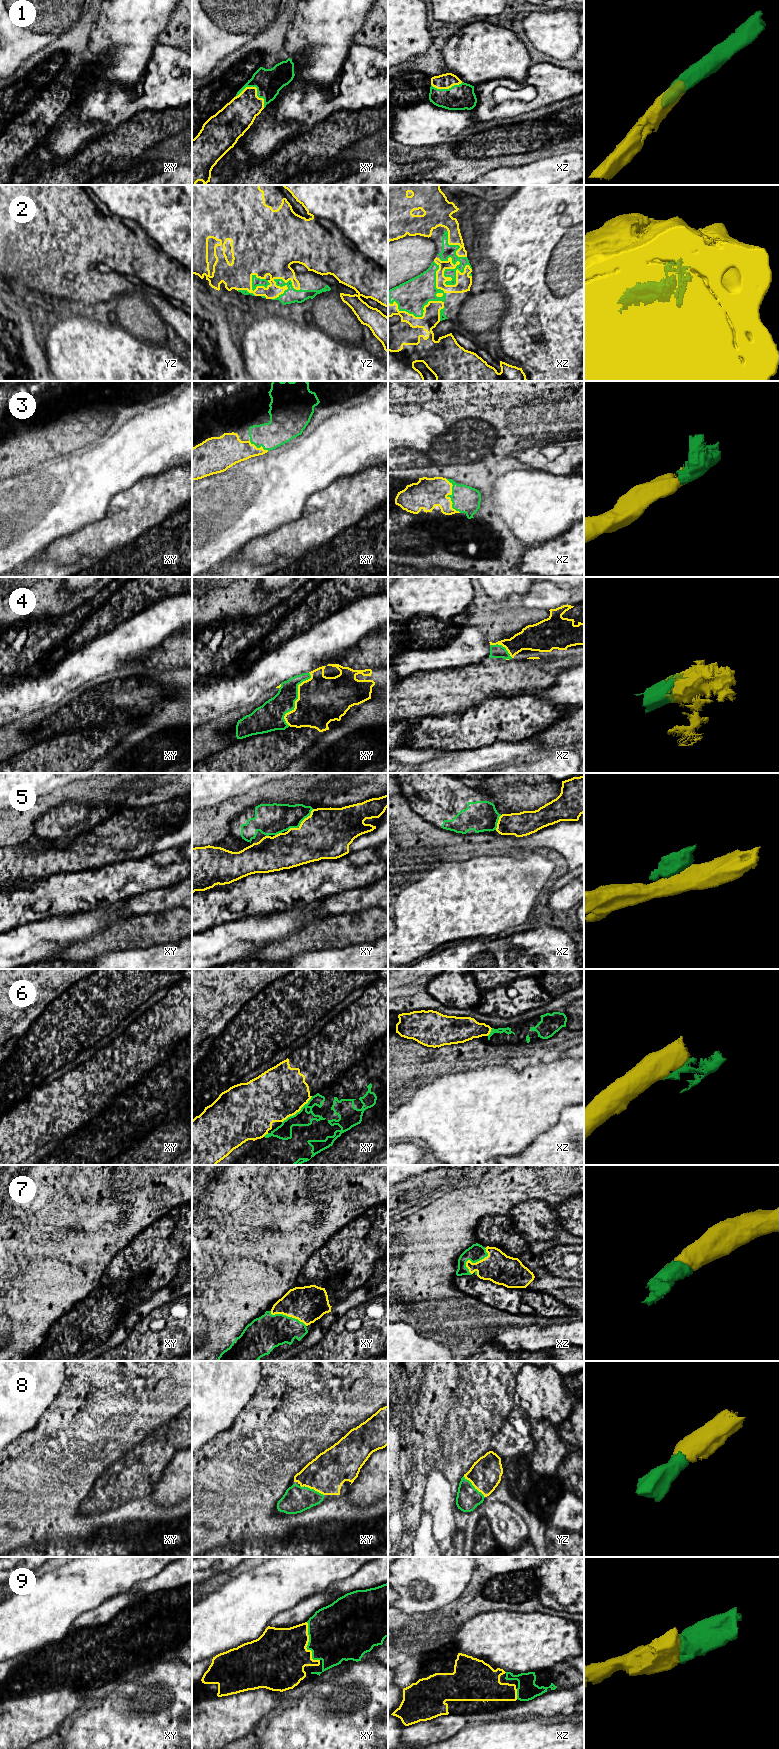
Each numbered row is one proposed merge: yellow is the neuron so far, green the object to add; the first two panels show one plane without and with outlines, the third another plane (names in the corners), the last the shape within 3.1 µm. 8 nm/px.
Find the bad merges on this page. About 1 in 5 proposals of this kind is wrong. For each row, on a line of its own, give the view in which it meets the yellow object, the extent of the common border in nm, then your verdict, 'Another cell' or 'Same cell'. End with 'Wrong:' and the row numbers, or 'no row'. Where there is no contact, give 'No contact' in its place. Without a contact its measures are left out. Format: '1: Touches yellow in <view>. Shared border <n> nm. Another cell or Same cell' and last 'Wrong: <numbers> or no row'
1: Touches yellow in xy. Shared border 260 nm. Same cell
2: Touches yellow in xz. Shared border 280 nm. Same cell
3: Touches yellow in xz. Shared border 300 nm. Same cell
4: Touches yellow in xy. Shared border 460 nm. Same cell
5: Touches yellow in xy. Shared border 260 nm. Another cell
6: Touches yellow in xy. Shared border 320 nm. Another cell
7: Touches yellow in xz. Shared border 240 nm. Same cell
8: Touches yellow in yz. Shared border 240 nm. Same cell
9: Touches yellow in xy. Shared border 320 nm. Same cell
Wrong: 5, 6

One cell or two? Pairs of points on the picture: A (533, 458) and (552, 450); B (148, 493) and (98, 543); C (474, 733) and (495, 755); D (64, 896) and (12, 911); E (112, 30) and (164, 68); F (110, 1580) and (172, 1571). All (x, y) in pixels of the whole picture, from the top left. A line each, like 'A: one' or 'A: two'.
A: one
B: one
C: two
D: one
E: two
F: two

